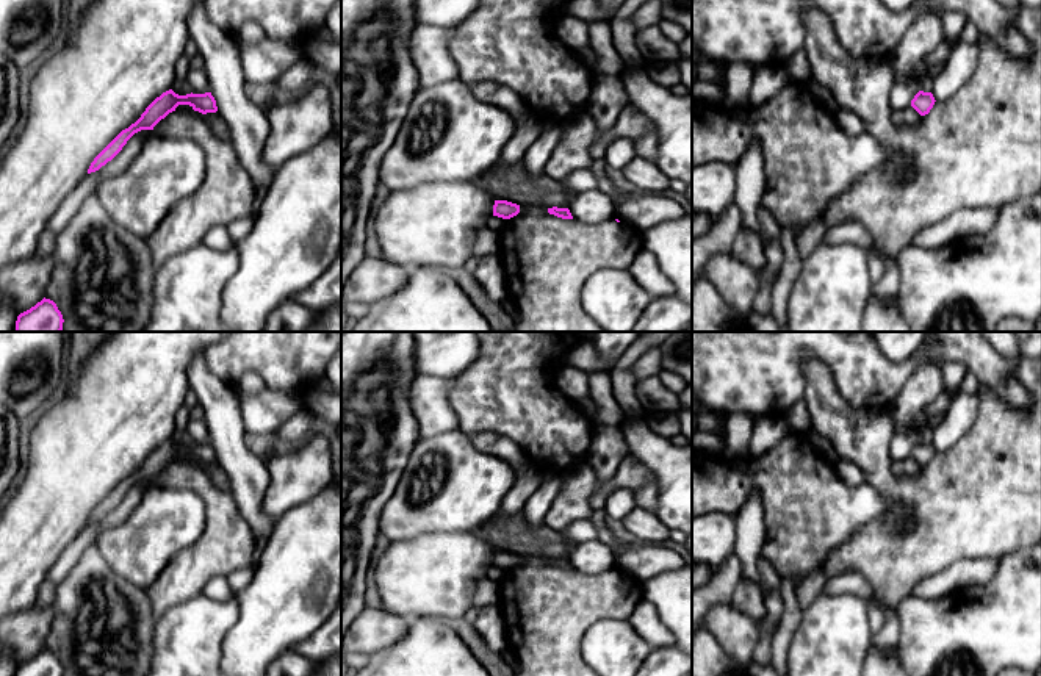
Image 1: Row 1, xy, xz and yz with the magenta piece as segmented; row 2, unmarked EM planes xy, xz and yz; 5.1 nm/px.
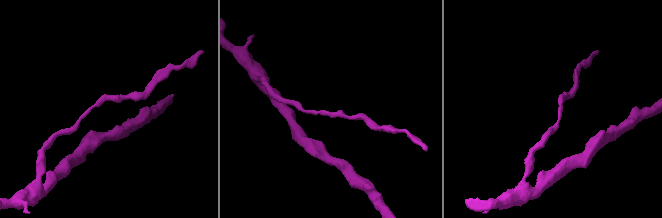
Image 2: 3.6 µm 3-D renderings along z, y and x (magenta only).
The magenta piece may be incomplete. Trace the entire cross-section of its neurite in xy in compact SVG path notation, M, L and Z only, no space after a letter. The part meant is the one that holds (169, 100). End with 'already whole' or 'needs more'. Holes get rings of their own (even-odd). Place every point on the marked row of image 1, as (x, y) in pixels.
M172 89L157 97L141 114L141 117L128 128L122 130L91 163L88 174L99 171L111 161L127 144L127 141L141 130L153 130L153 127L169 113L175 111L178 105L189 105L194 111L202 114L216 113L216 100L211 92L178 95Z; already whole

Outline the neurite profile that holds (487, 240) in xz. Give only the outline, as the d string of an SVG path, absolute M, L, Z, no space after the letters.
M484 227L479 232L477 239L474 243L473 255L482 258L485 255L496 254L498 252L498 241L499 241L499 233L488 228L488 227Z

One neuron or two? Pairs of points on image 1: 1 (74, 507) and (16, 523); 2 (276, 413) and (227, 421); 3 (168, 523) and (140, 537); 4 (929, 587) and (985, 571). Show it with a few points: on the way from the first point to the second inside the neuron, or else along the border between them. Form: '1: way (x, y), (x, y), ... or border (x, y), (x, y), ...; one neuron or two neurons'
1: way (60, 507), (52, 507), (36, 523), (30, 523); one neuron
2: border (235, 388), (244, 432); two neurons
3: way (162, 524), (146, 537); one neuron
4: way (943, 584), (961, 573), (971, 571); one neuron

